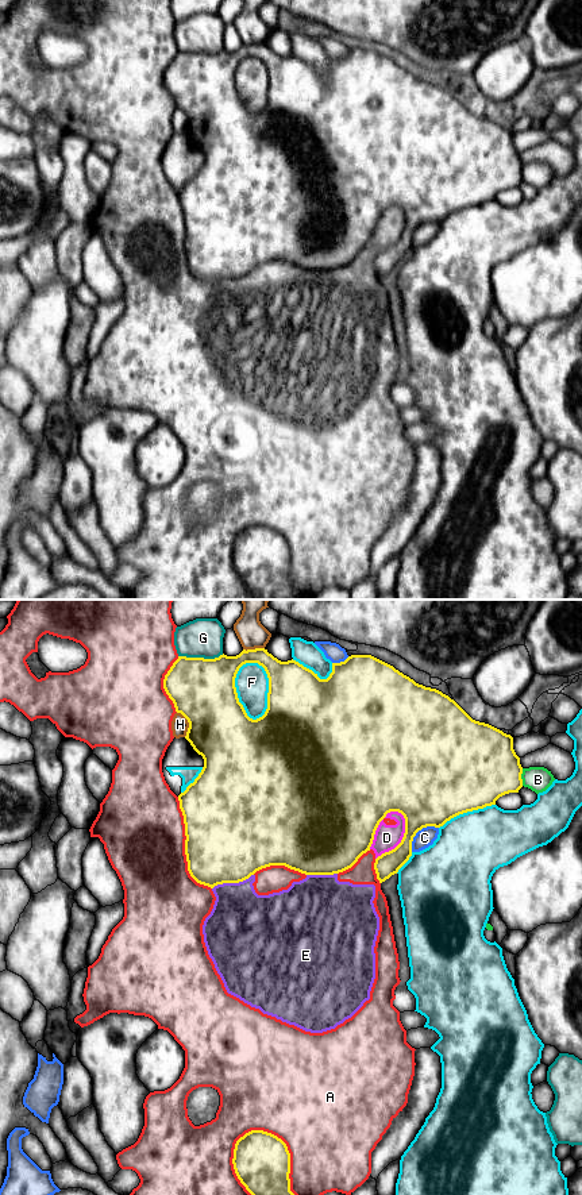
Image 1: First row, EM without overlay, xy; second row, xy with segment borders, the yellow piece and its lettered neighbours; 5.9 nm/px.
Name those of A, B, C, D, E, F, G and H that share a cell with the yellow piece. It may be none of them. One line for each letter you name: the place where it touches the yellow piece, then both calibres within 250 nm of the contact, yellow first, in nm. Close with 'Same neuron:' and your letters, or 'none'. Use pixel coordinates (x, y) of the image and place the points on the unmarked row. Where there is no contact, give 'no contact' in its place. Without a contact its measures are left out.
Same neuron: none

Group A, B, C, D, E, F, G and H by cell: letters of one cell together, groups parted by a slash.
A D E / B / C / F / G / H

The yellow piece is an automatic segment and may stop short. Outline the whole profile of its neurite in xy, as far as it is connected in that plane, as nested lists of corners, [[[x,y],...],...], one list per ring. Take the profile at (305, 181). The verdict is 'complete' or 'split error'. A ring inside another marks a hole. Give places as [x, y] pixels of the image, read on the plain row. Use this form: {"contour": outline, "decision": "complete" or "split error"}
{"contour": [[[255,43],[255,45],[247,45],[247,46],[243,45],[236,51],[227,51],[227,50],[223,49],[219,53],[215,53],[215,54],[178,51],[178,54],[173,58],[173,61],[170,62],[170,65],[165,70],[163,84],[165,84],[166,89],[169,90],[169,93],[173,96],[176,107],[181,108],[189,117],[189,123],[188,123],[185,134],[190,138],[193,144],[199,150],[201,150],[203,154],[204,154],[204,162],[203,162],[201,167],[194,174],[194,177],[190,178],[186,182],[186,185],[178,190],[178,196],[180,196],[180,204],[181,204],[182,211],[184,211],[184,219],[185,219],[185,231],[186,231],[185,250],[186,250],[186,257],[188,257],[188,266],[189,266],[190,271],[197,278],[208,281],[211,284],[213,284],[217,280],[223,280],[223,278],[243,277],[246,274],[248,274],[251,270],[254,270],[257,266],[259,266],[262,263],[266,263],[266,262],[270,262],[270,261],[285,261],[290,265],[298,266],[298,267],[305,269],[305,270],[334,270],[334,269],[343,267],[343,266],[351,263],[363,248],[370,246],[370,242],[371,242],[373,235],[374,235],[375,225],[377,225],[379,217],[386,212],[386,209],[390,208],[390,207],[398,207],[405,213],[404,232],[402,232],[401,238],[394,244],[382,248],[381,251],[378,251],[375,254],[375,258],[374,258],[374,265],[375,265],[375,269],[377,269],[377,274],[379,275],[379,278],[382,278],[386,274],[389,274],[392,270],[397,269],[398,265],[409,255],[409,253],[412,251],[412,236],[413,236],[413,232],[416,231],[416,228],[419,225],[421,225],[423,223],[427,223],[427,221],[440,223],[447,216],[450,216],[451,213],[454,213],[459,209],[496,200],[496,196],[500,192],[502,192],[505,189],[509,189],[509,188],[519,188],[519,185],[523,182],[523,174],[521,174],[523,162],[520,159],[520,153],[516,150],[516,147],[513,144],[513,132],[510,130],[506,130],[502,126],[500,126],[500,124],[497,124],[497,123],[494,123],[489,119],[473,115],[448,90],[443,89],[442,86],[439,86],[436,84],[425,82],[423,80],[416,78],[413,74],[404,70],[402,68],[396,65],[393,61],[390,61],[390,59],[388,59],[388,58],[385,58],[385,57],[382,57],[382,55],[379,55],[379,54],[371,51],[371,50],[351,50],[344,57],[332,58],[332,68],[329,69],[329,72],[327,74],[320,74],[317,72],[317,69],[315,69],[312,65],[304,62],[302,59],[300,59],[298,57],[296,57],[293,54],[288,55],[288,57],[281,57],[277,53],[274,53],[271,49],[269,49],[267,45],[265,45],[265,43]],[[246,58],[258,58],[259,61],[262,61],[265,63],[265,66],[267,69],[267,73],[269,73],[267,104],[266,104],[265,109],[262,112],[257,113],[257,115],[253,115],[247,111],[243,100],[239,97],[236,82],[235,82],[236,69],[238,69],[239,63]]], "decision": "complete"}

